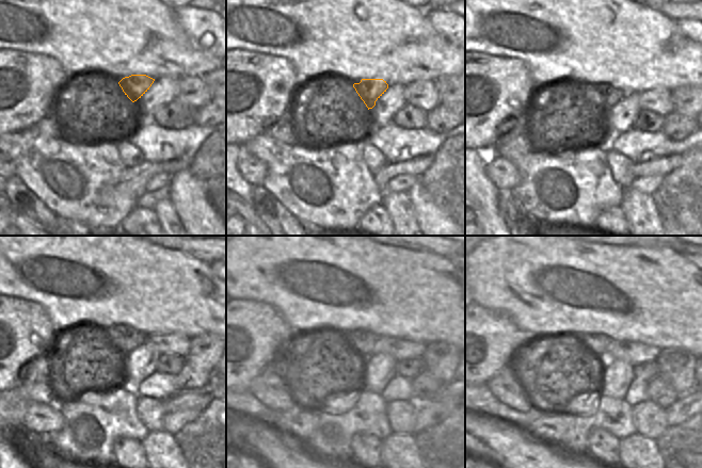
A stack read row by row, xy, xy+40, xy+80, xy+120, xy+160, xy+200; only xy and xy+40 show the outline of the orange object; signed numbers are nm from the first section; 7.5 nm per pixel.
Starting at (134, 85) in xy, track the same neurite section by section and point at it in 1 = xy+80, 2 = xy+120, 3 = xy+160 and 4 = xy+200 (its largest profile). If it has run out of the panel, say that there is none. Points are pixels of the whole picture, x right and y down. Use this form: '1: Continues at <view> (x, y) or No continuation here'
1: Continues at xy+80 (604, 93)
2: Continues at xy+120 (120, 333)
3: Continues at xy+160 (365, 336)
4: Continues at xy+200 (604, 338)

